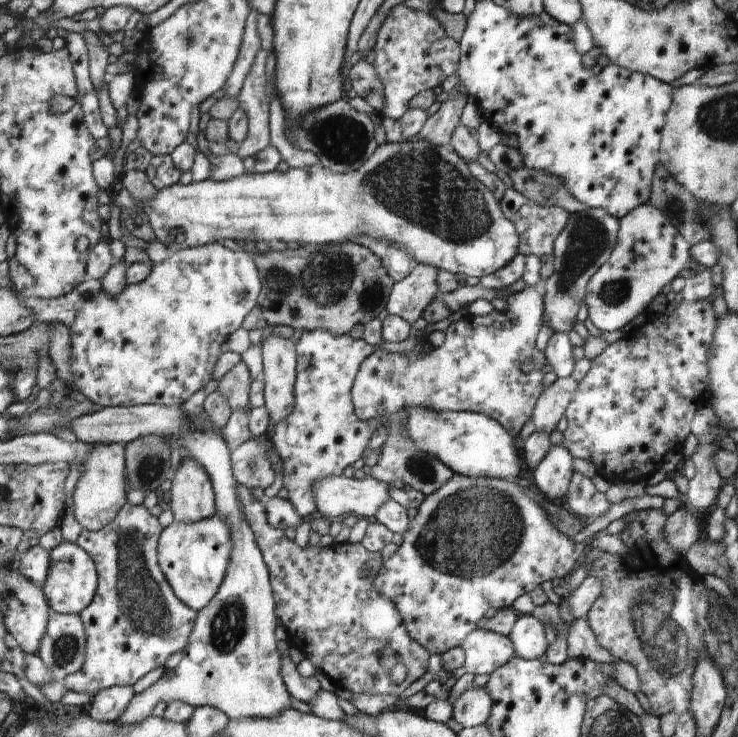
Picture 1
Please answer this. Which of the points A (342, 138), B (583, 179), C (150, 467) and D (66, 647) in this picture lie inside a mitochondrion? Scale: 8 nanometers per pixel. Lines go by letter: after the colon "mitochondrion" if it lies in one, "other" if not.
A: mitochondrion
B: other
C: mitochondrion
D: mitochondrion

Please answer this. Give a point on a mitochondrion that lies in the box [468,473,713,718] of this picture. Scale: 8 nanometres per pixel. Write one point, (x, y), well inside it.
(663, 646)

